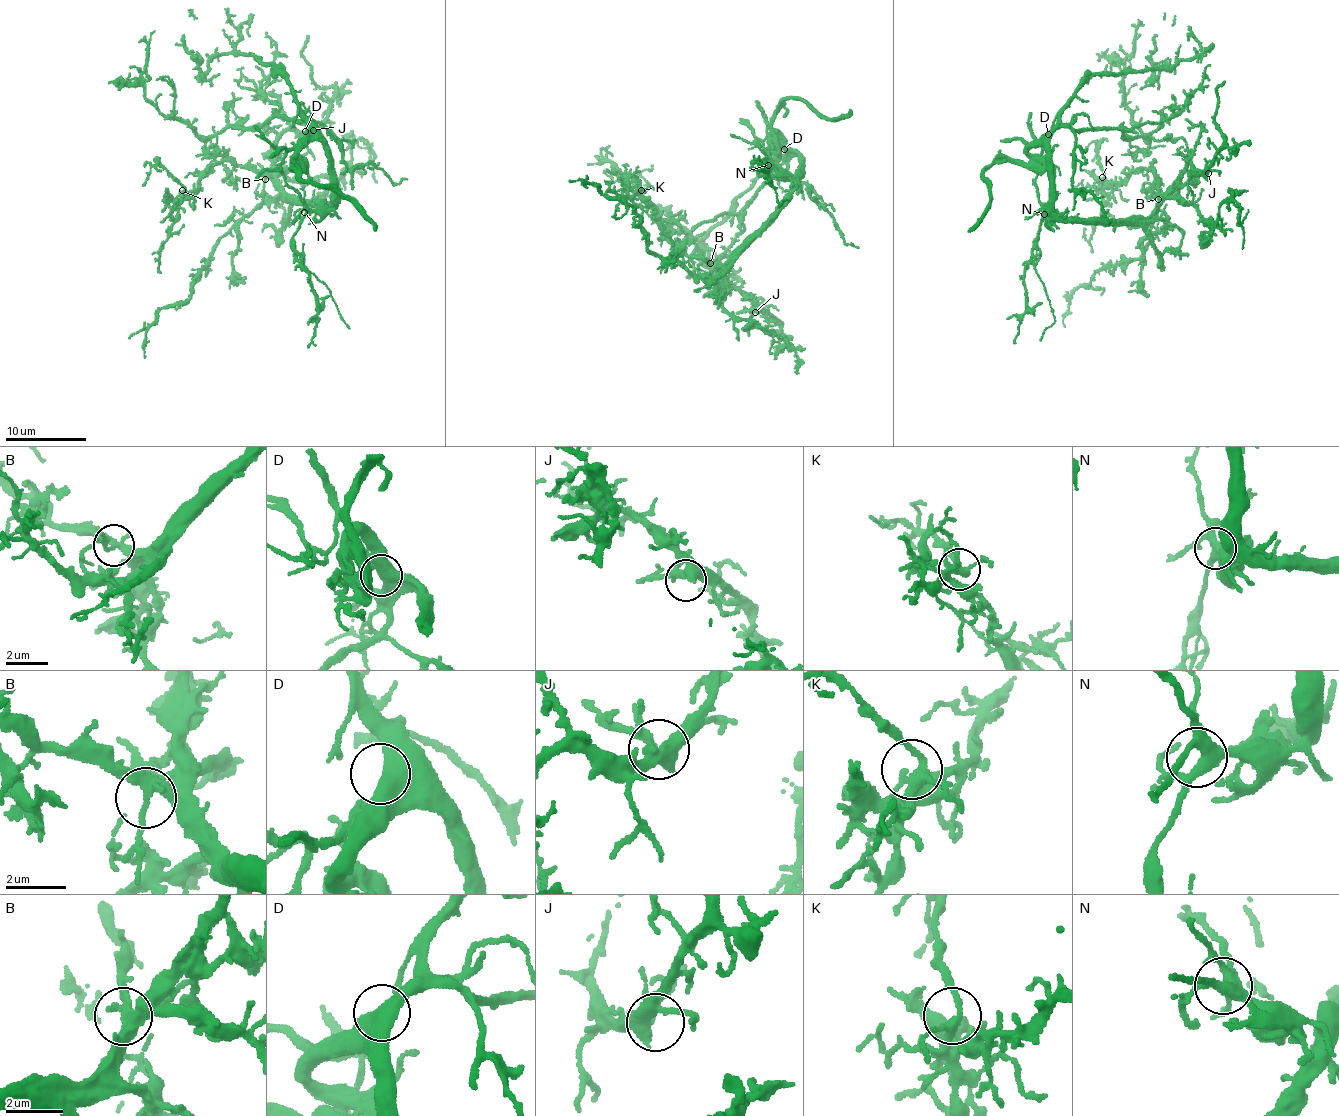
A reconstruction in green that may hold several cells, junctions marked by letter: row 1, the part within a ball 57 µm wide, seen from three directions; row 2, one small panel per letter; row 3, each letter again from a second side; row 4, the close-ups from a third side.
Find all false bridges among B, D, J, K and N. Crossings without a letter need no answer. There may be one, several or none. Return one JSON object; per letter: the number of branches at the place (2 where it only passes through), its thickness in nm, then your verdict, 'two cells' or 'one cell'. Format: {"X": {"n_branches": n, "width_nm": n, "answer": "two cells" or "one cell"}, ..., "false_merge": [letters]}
{"B": {"n_branches": 3, "width_nm": 280, "answer": "one cell"}, "D": {"n_branches": 1, "width_nm": 750, "answer": "one cell"}, "J": {"n_branches": 5, "width_nm": 400, "answer": "one cell"}, "K": {"n_branches": 3, "width_nm": 240, "answer": "one cell"}, "N": {"n_branches": 5, "width_nm": 380, "answer": "one cell"}, "false_merge": []}

